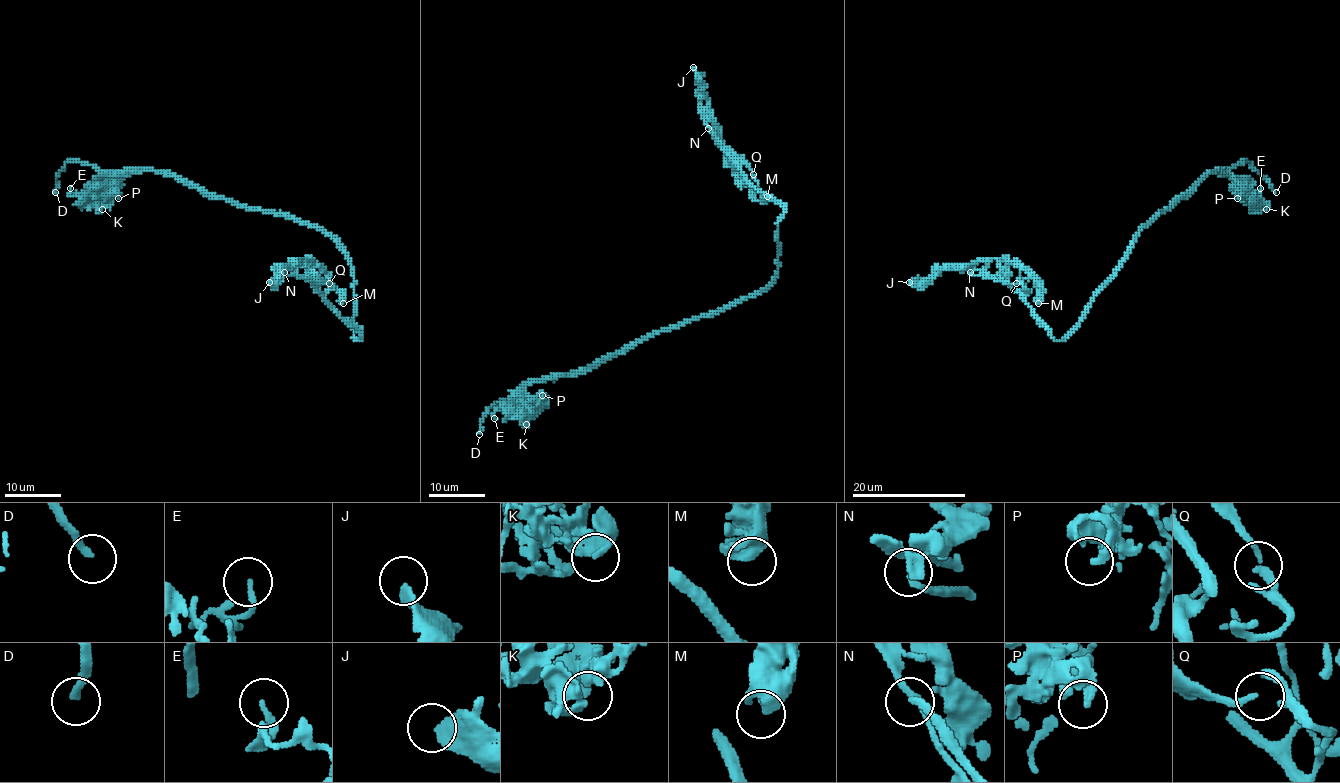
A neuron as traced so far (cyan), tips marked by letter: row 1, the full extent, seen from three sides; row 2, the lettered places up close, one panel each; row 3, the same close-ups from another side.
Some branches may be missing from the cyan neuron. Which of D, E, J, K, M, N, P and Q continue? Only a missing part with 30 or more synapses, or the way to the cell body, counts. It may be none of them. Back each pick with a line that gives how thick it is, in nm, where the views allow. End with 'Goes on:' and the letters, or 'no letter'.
D: 220 nm thick
Goes on: D

